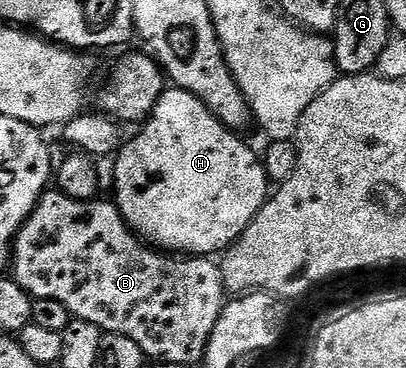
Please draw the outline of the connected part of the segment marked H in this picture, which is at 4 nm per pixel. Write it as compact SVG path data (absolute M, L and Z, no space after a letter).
M165 89L148 121L138 130L141 131L116 155L112 188L112 193L117 194L115 205L130 230L148 245L177 256L217 256L228 251L271 194L271 183L258 151L256 154L241 139L244 137L225 127L189 90Z

